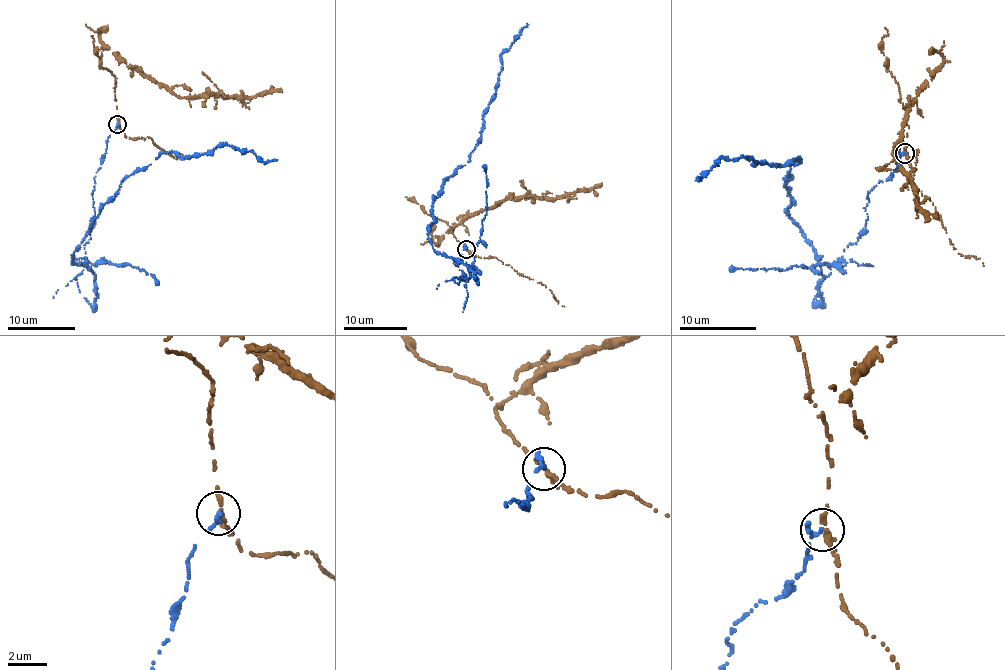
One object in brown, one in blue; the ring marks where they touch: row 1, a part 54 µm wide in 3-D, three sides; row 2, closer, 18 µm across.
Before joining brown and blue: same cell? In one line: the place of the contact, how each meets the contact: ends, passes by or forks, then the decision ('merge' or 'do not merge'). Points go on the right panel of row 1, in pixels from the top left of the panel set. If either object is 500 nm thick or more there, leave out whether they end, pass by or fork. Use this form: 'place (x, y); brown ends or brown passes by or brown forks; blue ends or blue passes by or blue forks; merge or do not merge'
place (905, 153); brown passes by; blue ends; do not merge

